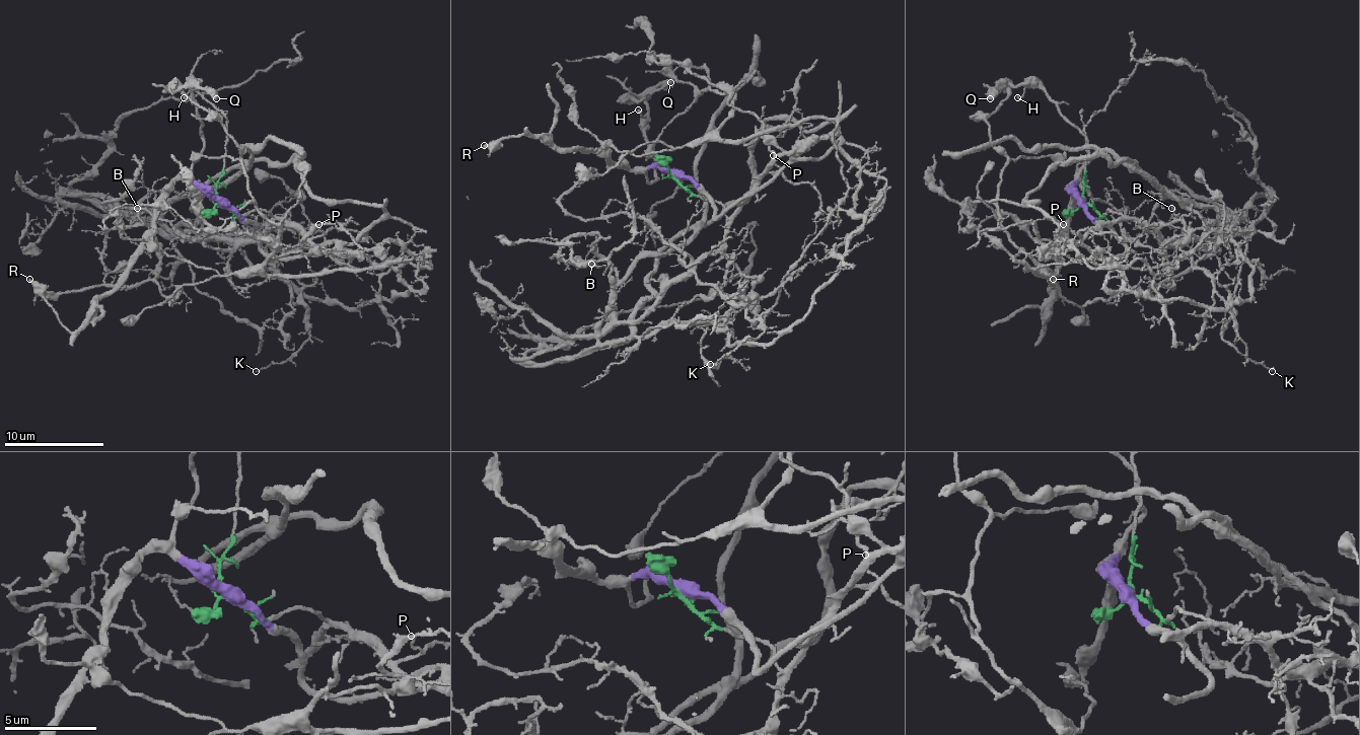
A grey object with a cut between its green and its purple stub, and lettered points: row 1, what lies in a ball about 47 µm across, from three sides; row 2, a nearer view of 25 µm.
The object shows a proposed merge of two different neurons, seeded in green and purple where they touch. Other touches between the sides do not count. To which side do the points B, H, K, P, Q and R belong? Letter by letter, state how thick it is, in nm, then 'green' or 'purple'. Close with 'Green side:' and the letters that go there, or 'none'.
B: 140 nm thick; green
H: 190 nm thick; purple
K: 130 nm thick; green
P: 110 nm thick; green
Q: 600 nm thick; purple
R: 320 nm thick; purple
Green side: B, K, P

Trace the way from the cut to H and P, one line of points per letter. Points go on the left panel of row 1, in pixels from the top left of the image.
H: (219, 201), (192, 176), (194, 159), (204, 139), (192, 86), (184, 96)
P: (219, 201), (238, 216), (264, 209), (296, 223), (310, 238), (324, 236), (318, 223)

